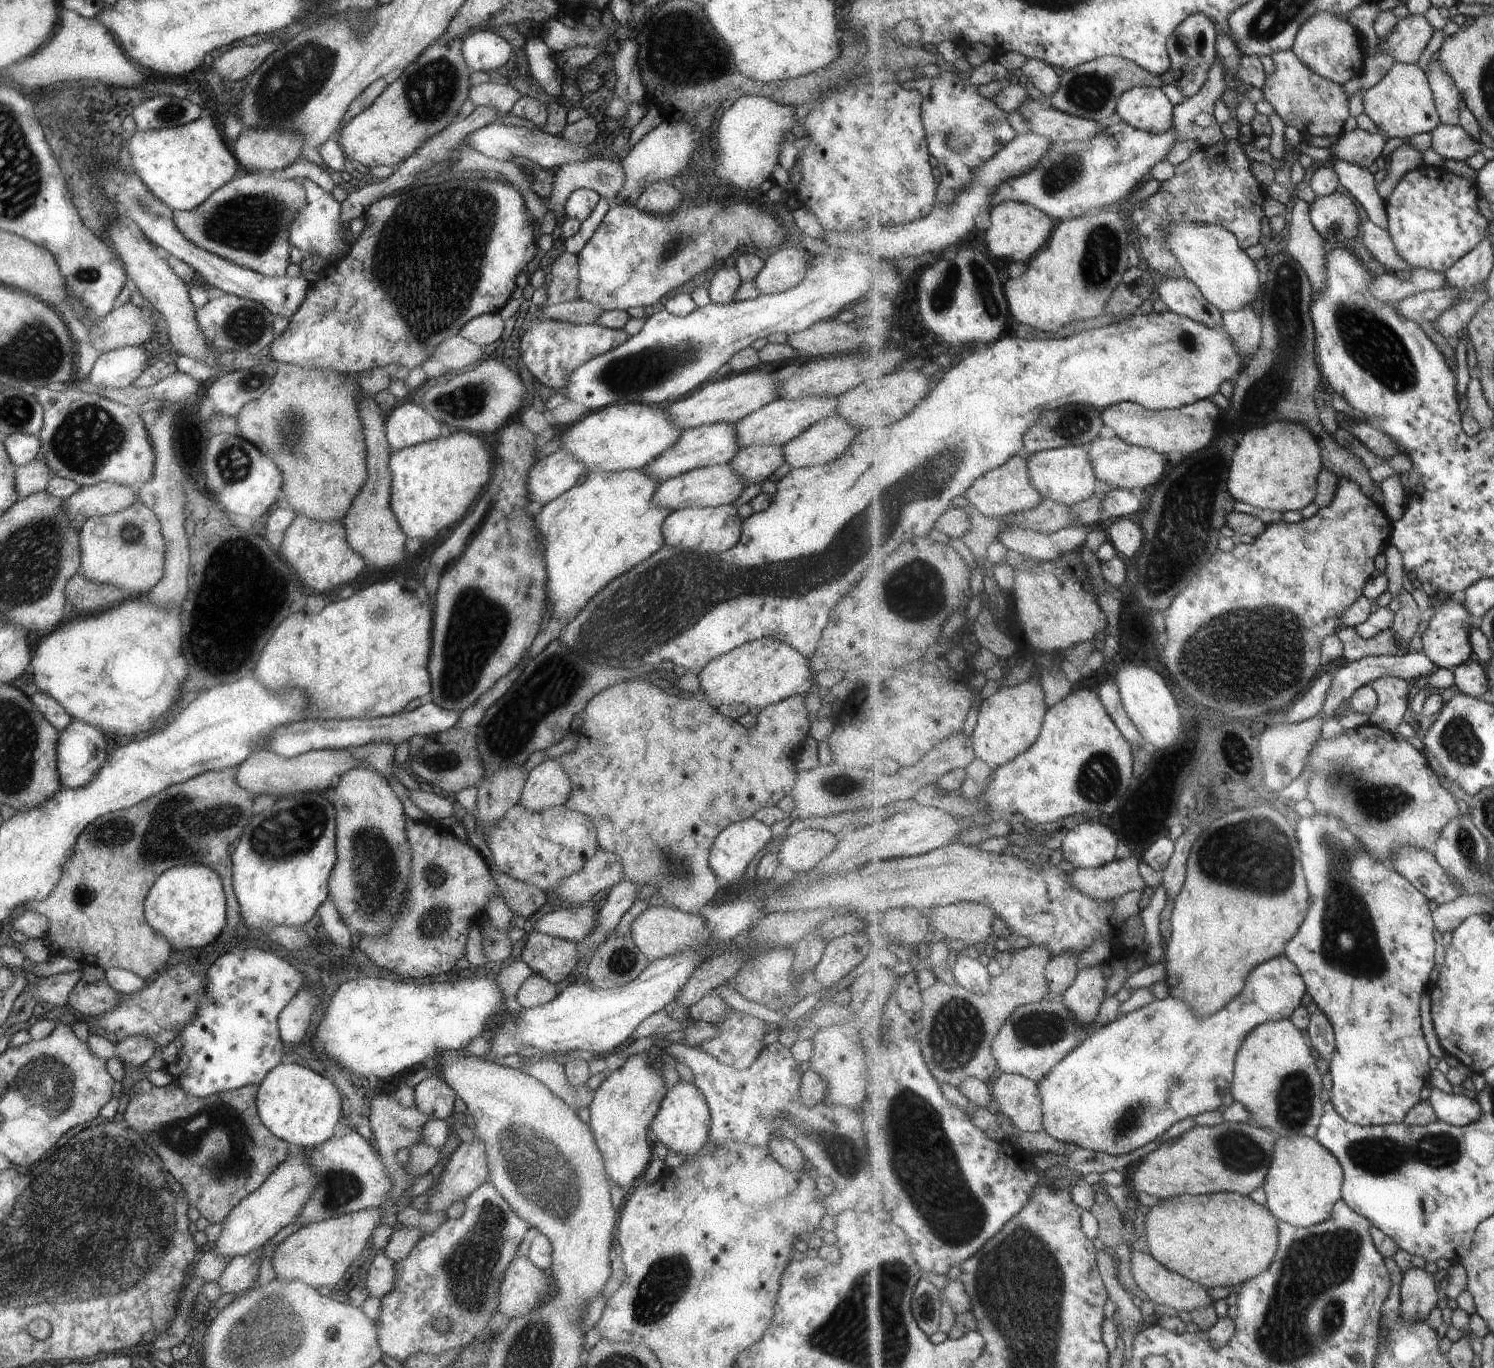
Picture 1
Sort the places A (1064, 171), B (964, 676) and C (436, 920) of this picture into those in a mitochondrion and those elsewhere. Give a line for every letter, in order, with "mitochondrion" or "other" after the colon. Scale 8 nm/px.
A: mitochondrion
B: other
C: mitochondrion

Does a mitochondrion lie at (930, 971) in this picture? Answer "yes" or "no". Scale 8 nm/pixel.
no

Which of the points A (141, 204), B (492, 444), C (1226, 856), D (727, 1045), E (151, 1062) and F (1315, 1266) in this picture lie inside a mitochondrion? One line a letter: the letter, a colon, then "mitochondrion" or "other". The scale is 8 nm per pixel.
A: mitochondrion
B: other
C: mitochondrion
D: other
E: other
F: mitochondrion

